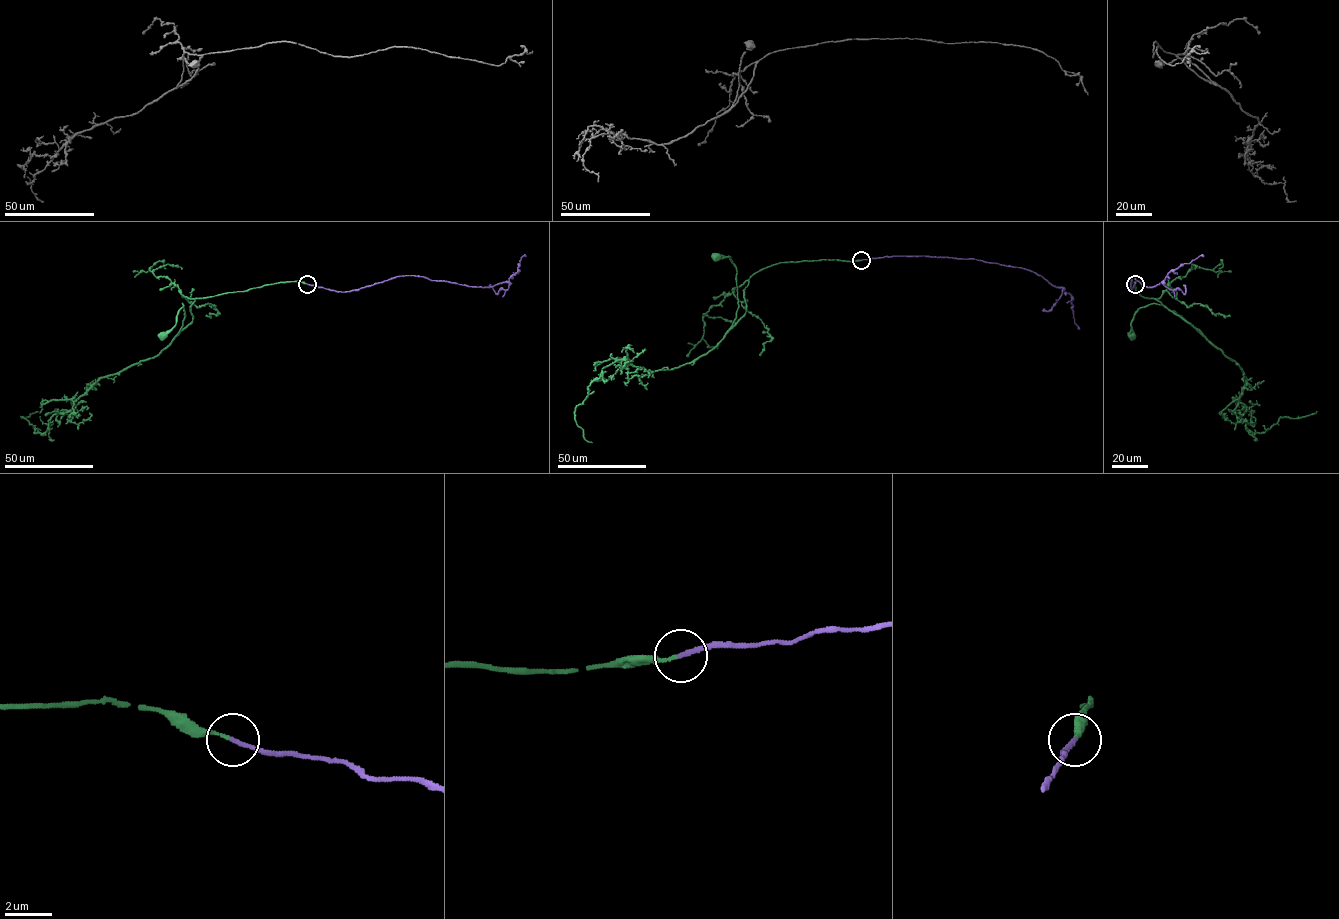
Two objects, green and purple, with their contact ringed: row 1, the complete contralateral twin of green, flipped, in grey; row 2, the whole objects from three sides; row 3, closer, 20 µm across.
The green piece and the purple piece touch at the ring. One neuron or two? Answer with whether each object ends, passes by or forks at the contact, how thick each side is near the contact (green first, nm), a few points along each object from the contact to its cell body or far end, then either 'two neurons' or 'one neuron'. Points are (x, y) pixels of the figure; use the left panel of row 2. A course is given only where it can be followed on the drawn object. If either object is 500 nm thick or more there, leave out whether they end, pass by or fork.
green ends | purple ends | 130/200 nm | green via (307, 284), (278, 282), (195, 298), (192, 321), (178, 334), (183, 303), (176, 325), (163, 336) | purple via (307, 284), (347, 292), (415, 275), (491, 287), (508, 282), (526, 256) | one neuron

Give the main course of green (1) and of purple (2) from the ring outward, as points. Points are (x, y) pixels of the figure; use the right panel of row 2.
1: (1134, 284), (1136, 281), (1137, 292), (1159, 301), (1202, 333), (1173, 311), (1152, 303), (1137, 310), (1131, 336)
2: (1134, 284), (1130, 292), (1133, 275), (1143, 286), (1153, 287), (1163, 281), (1170, 271), (1204, 256)

